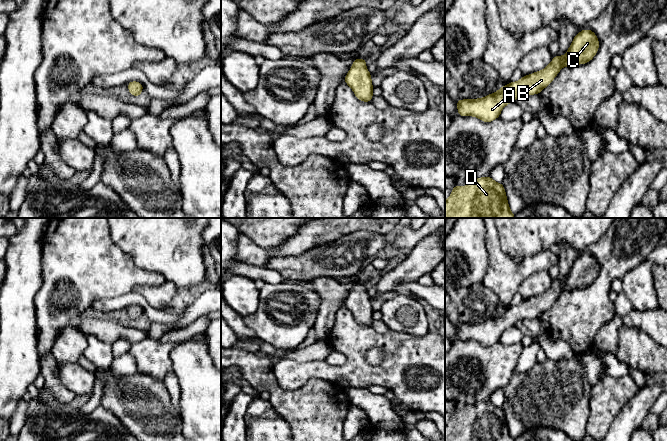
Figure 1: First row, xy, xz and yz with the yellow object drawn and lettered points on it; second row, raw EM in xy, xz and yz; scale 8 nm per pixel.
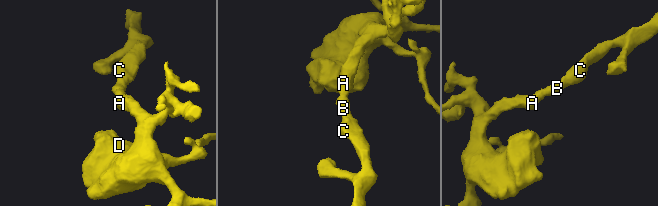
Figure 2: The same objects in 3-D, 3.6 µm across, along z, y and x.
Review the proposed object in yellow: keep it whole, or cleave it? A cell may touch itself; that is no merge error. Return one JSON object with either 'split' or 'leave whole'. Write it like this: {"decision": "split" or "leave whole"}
{"decision": "leave whole"}

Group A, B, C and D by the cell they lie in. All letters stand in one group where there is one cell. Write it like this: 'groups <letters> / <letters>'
groups A B C D

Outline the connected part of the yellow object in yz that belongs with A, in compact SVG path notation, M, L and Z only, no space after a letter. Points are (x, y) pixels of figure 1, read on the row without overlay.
M584 253L573 263L568 275L562 281L554 280L551 287L538 296L522 300L518 306L510 306L497 316L479 323L458 323L458 340L475 340L489 347L500 341L501 334L516 325L520 319L541 318L557 300L563 290L588 287L599 273L599 264L592 254Z

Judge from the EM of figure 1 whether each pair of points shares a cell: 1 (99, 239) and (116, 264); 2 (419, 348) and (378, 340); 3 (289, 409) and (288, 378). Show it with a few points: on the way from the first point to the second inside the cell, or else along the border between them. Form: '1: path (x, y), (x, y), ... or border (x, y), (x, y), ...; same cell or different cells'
1: path (99, 245), (110, 258); same cell
2: path (409, 348), (398, 348), (392, 343), (388, 343); same cell
3: border (273, 371), (286, 389), (297, 389), (309, 378); different cells

